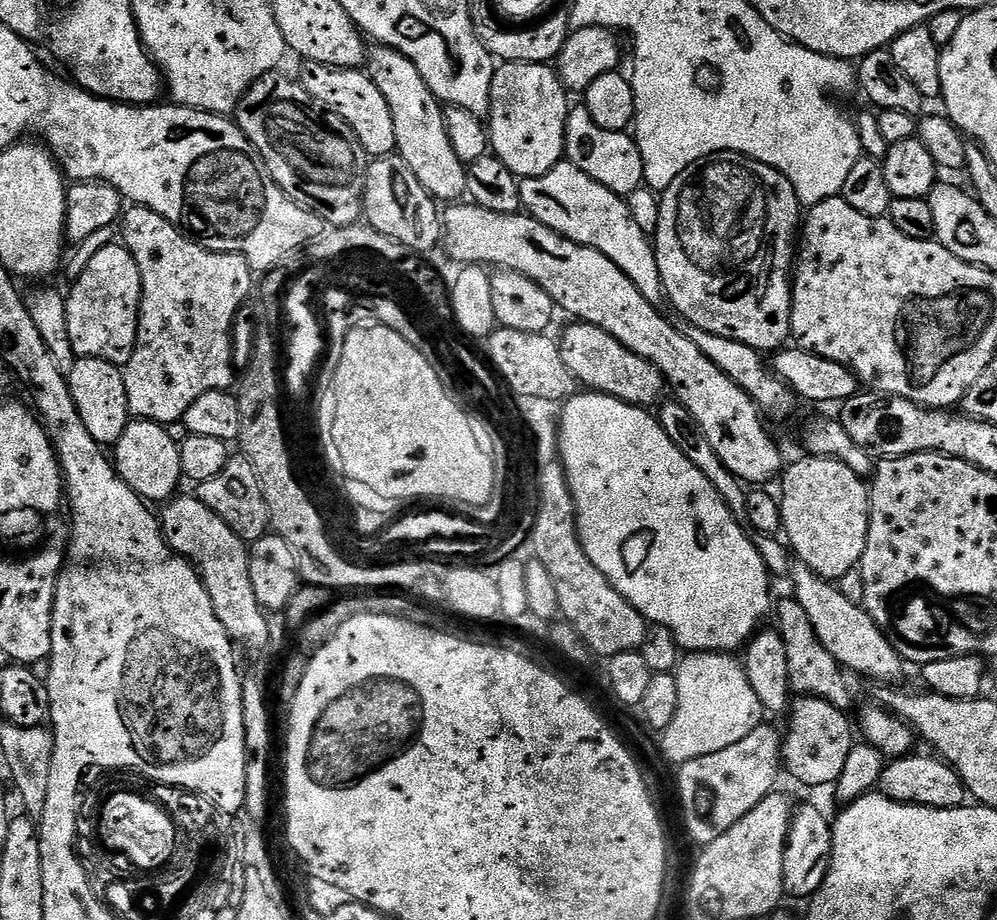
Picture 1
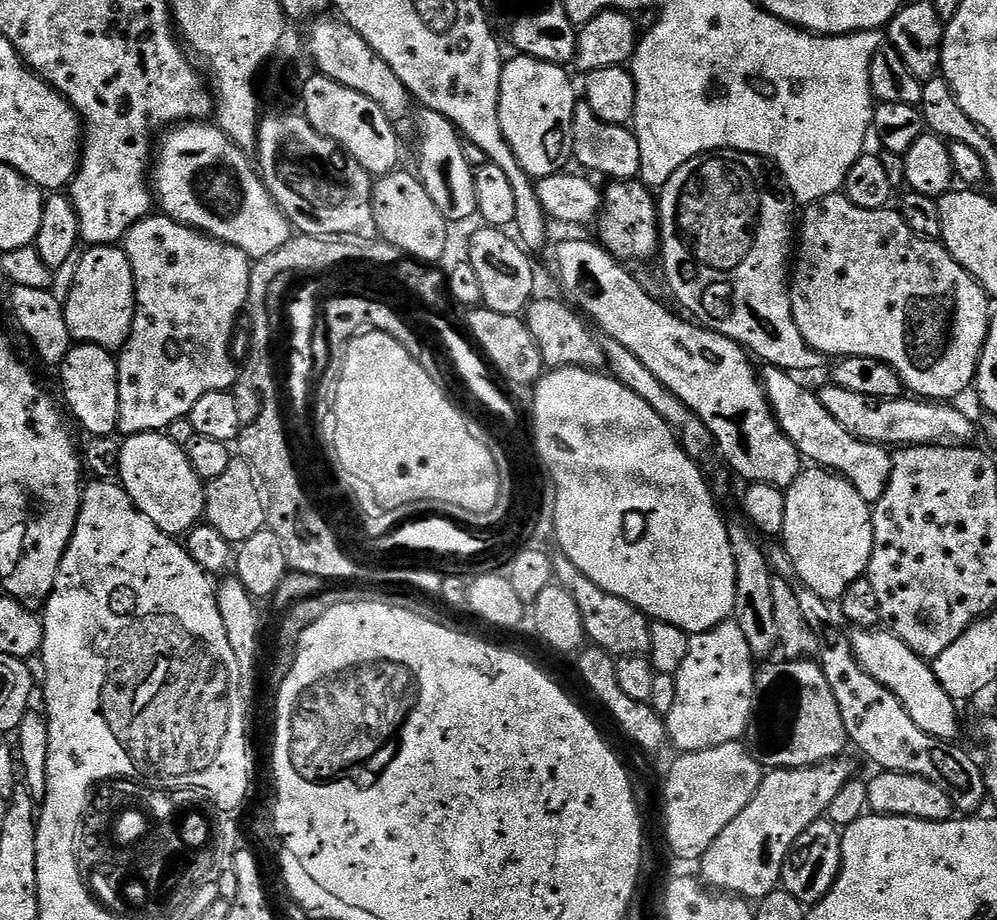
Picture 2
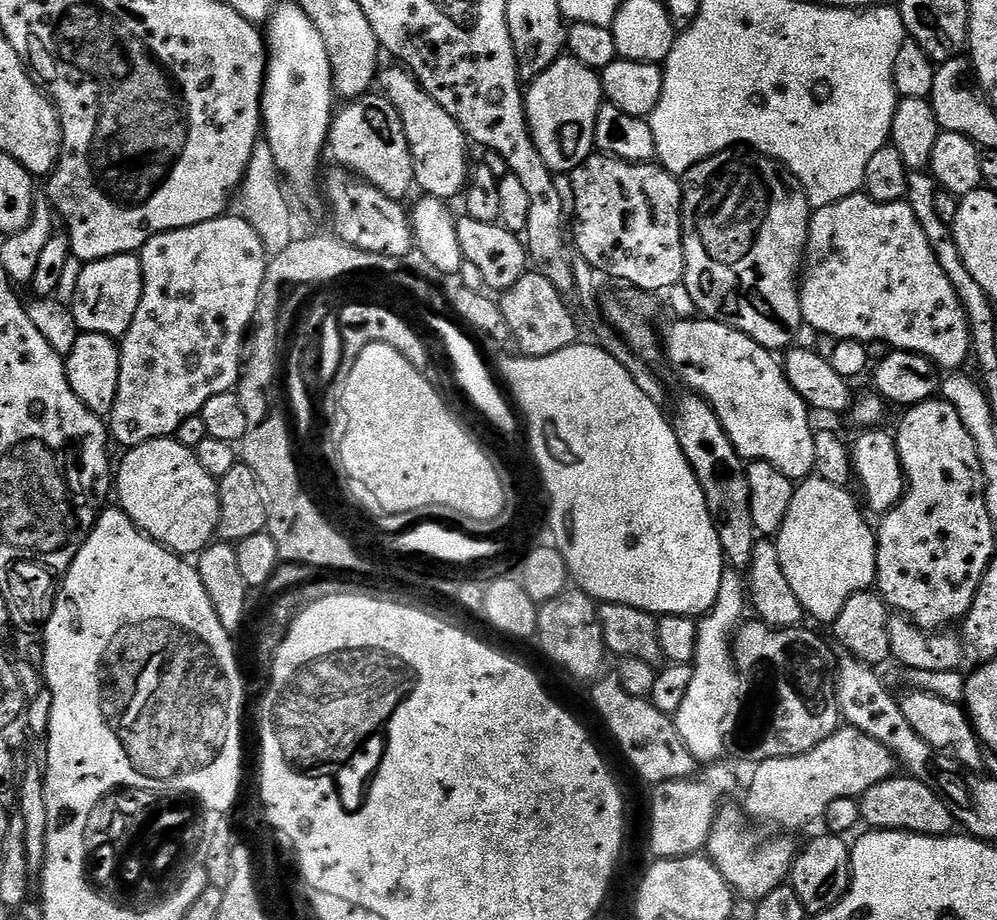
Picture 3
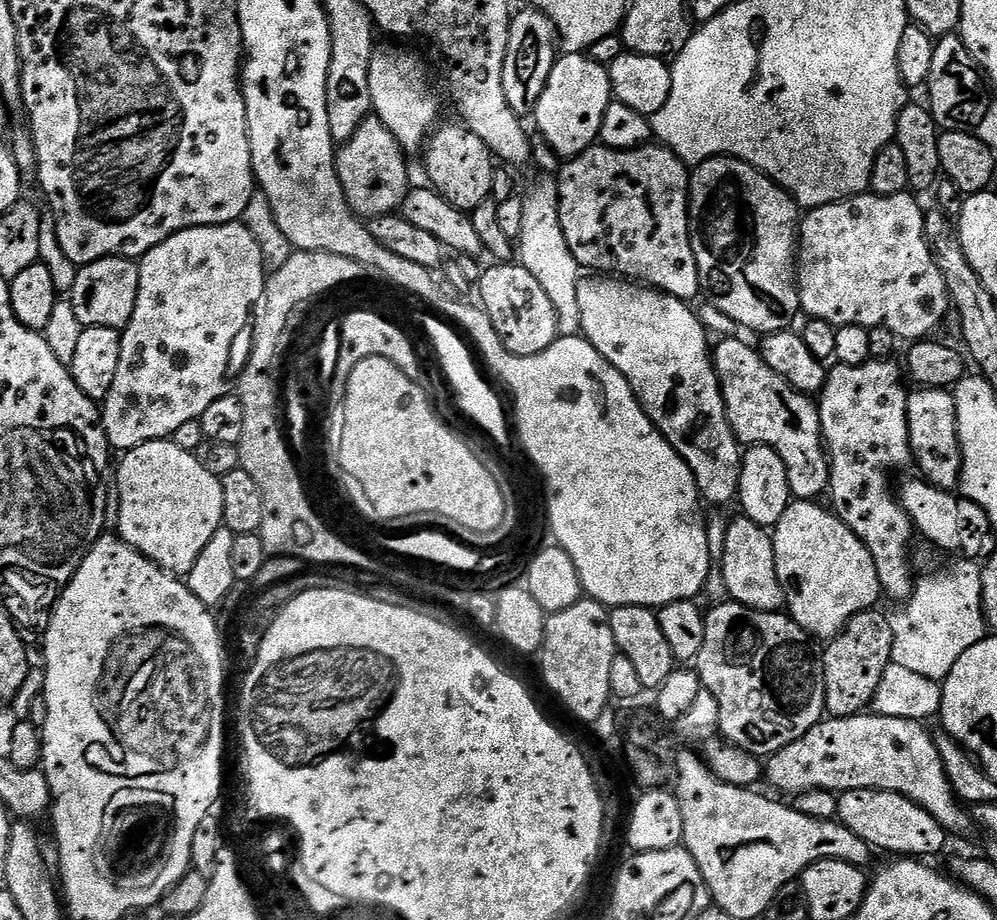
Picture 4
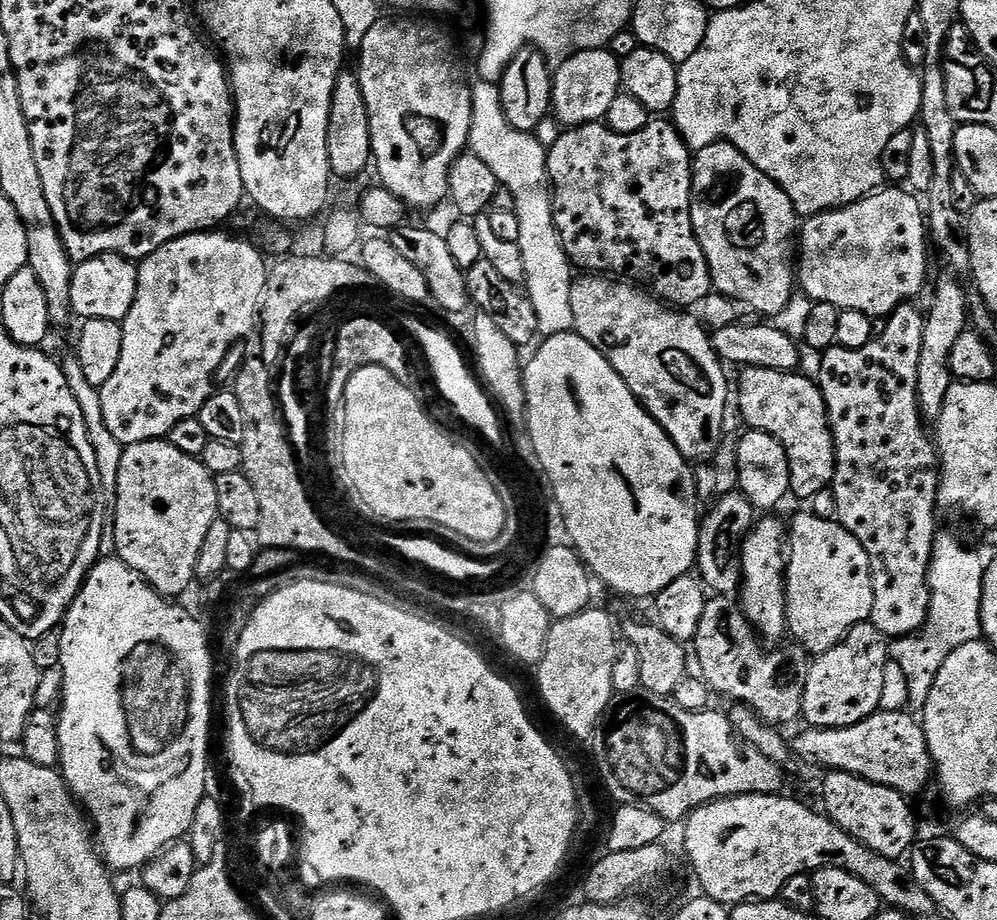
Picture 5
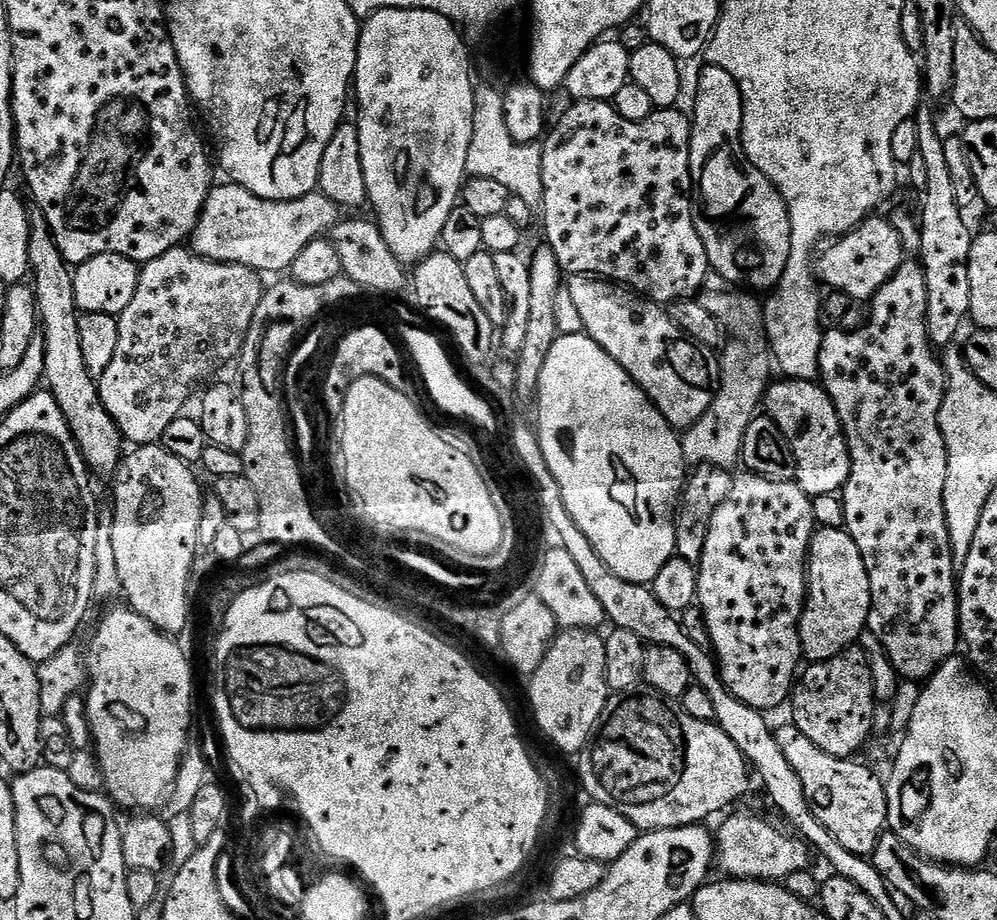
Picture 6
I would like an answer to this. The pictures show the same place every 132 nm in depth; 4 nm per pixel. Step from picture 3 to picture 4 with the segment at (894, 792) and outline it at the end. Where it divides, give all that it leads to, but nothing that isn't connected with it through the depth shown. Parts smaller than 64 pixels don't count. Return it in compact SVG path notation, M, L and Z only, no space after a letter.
M858 790L846 792L840 796L839 823L845 824L858 838L862 838L873 849L893 852L896 858L928 858L936 856L950 840L949 833L944 831L935 818L922 806L918 806L910 798L902 794L894 794L886 790Z

